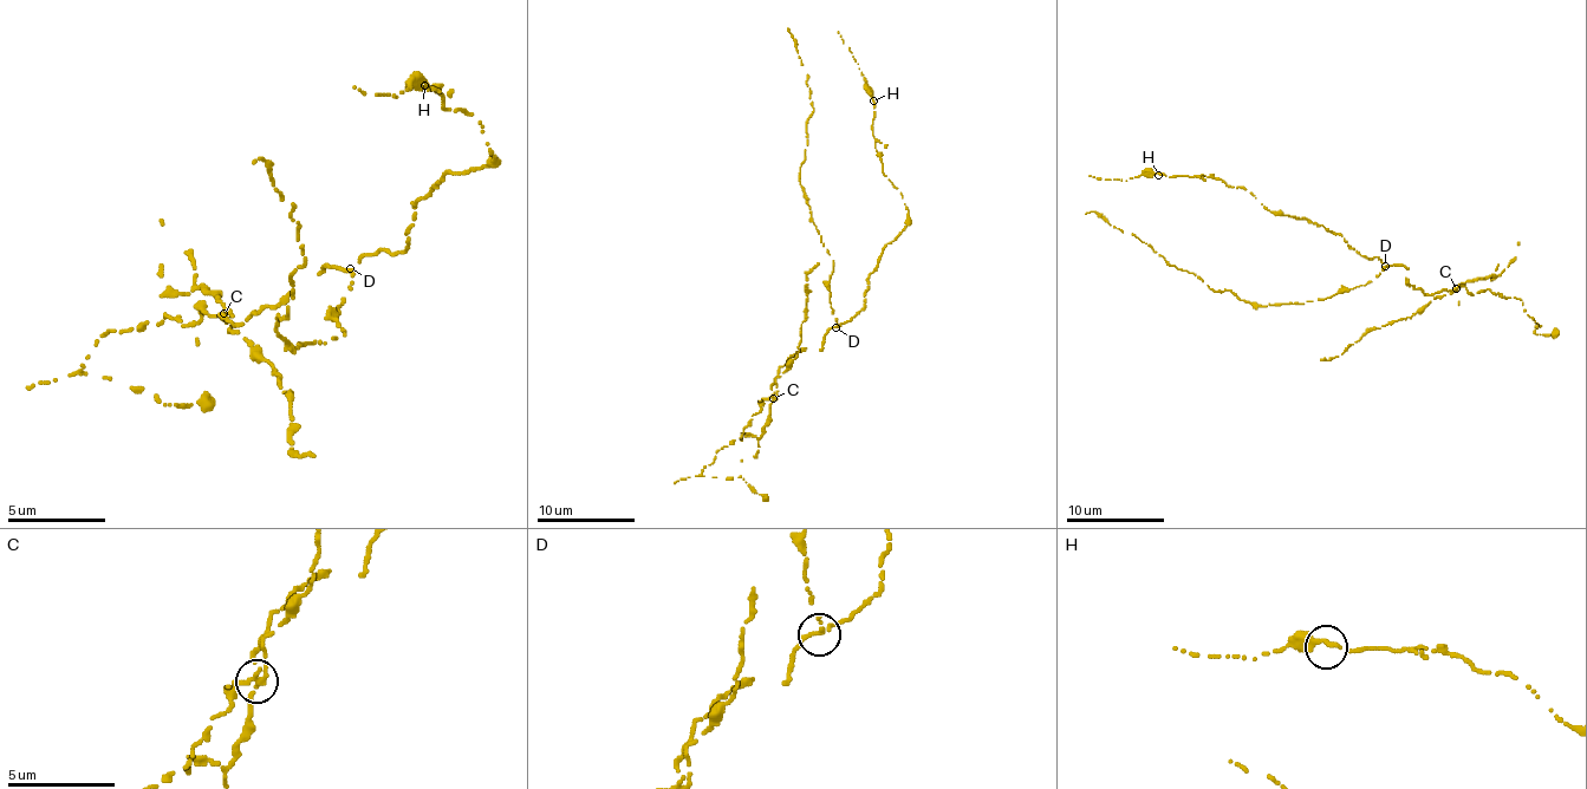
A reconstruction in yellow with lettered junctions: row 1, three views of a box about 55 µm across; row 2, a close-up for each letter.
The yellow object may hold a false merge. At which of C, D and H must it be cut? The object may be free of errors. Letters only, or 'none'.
C

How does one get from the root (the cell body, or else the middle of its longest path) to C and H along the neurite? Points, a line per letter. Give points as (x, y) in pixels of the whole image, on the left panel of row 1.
C: (350, 278), (340, 268), (320, 268), (272, 307), (252, 312), (238, 327), (222, 312)
H: (350, 278), (365, 253), (404, 248), (415, 203), (444, 174), (493, 160), (483, 125), (449, 110), (424, 85)

